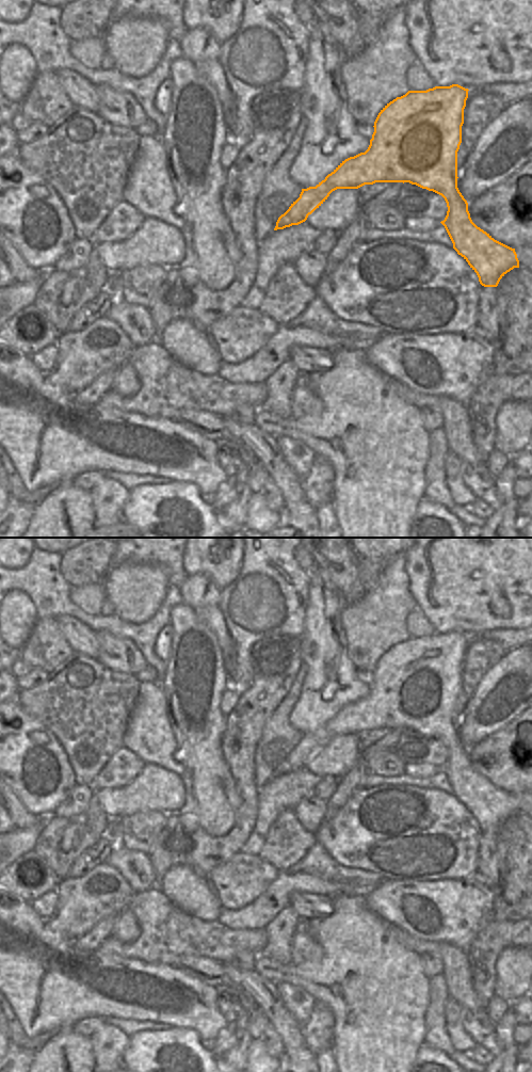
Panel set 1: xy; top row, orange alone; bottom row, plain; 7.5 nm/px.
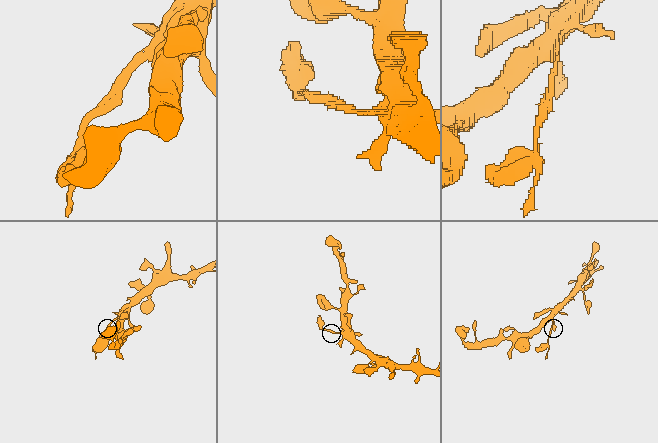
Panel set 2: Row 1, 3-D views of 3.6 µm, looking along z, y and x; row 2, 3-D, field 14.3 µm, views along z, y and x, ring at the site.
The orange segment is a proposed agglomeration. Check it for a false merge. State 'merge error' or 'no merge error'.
merge error

